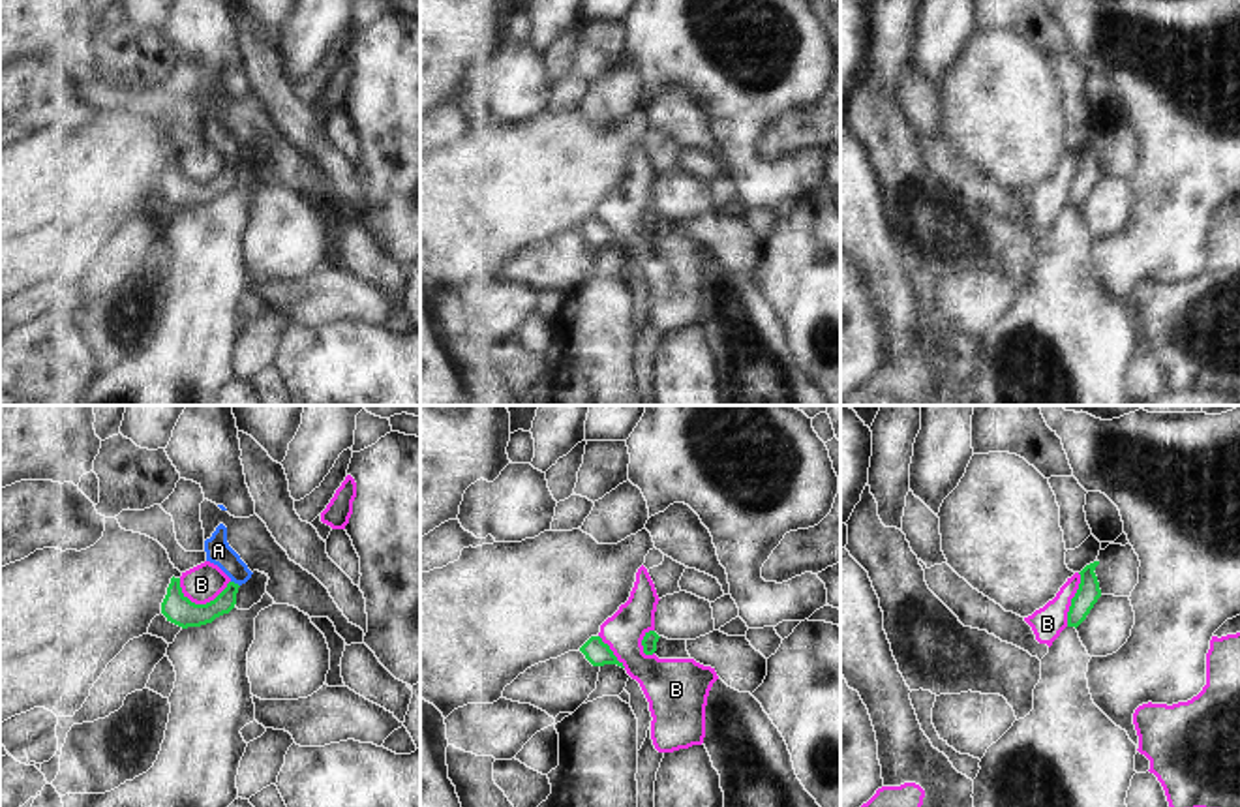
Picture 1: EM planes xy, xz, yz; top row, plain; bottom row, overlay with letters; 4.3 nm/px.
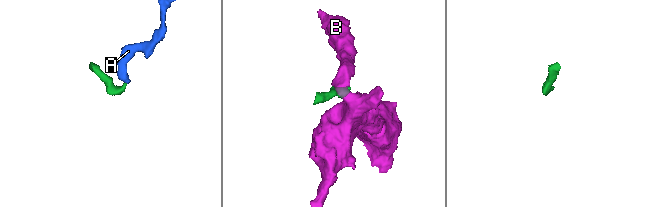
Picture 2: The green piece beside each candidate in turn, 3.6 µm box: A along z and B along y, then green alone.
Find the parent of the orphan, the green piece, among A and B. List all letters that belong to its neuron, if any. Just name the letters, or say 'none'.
A

